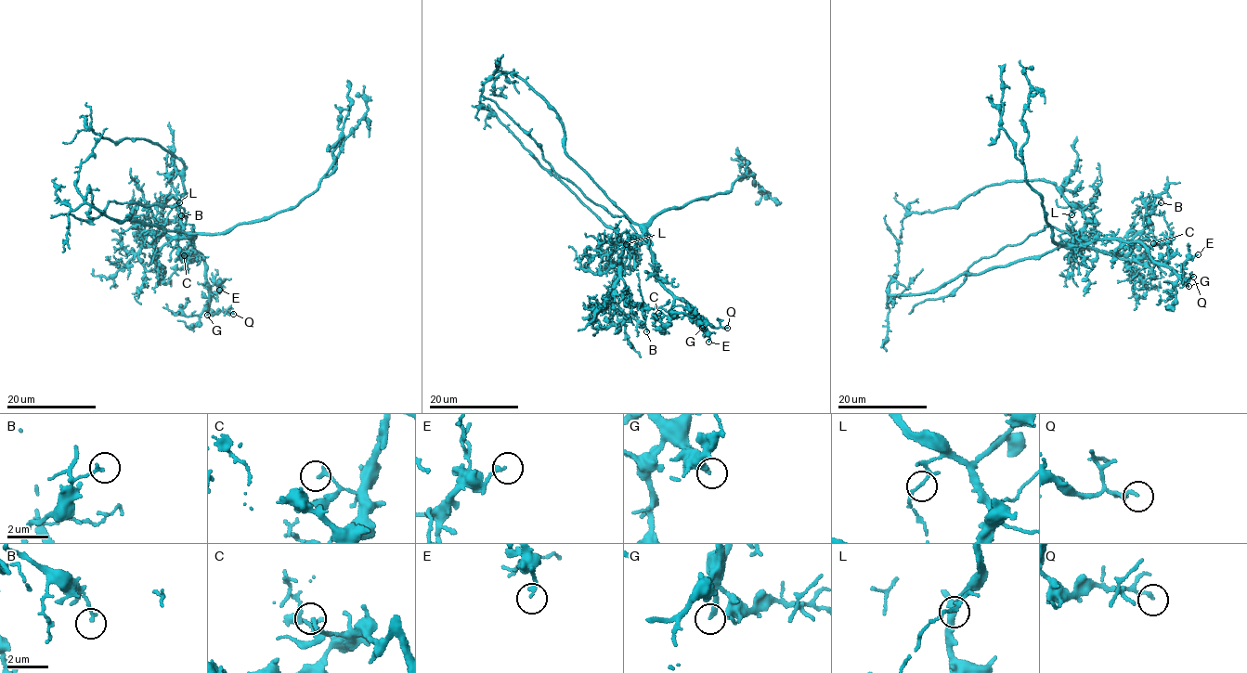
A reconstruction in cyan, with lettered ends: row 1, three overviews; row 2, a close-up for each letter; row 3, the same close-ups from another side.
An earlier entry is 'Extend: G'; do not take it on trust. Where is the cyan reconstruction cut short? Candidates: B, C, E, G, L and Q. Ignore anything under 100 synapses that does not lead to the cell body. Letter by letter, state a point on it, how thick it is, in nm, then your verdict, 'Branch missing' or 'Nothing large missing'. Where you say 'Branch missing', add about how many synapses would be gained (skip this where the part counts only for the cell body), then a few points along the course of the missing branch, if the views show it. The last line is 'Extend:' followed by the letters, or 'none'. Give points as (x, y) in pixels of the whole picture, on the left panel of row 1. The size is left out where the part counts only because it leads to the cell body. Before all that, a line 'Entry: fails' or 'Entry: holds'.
Entry: holds
B: Place: (181, 215). Thickness 150 nm. Nothing large missing
C: Place: (184, 255). Thickness 180 nm. Nothing large missing
E: Place: (219, 290). Thickness 180 nm. Nothing large missing
G: Place: (207, 315). Thickness 200 nm. Branch missing
L: Place: (179, 202). Thickness 130 nm. Nothing large missing
Q: Place: (233, 314). Thickness 170 nm. Nothing large missing
Extend: G

